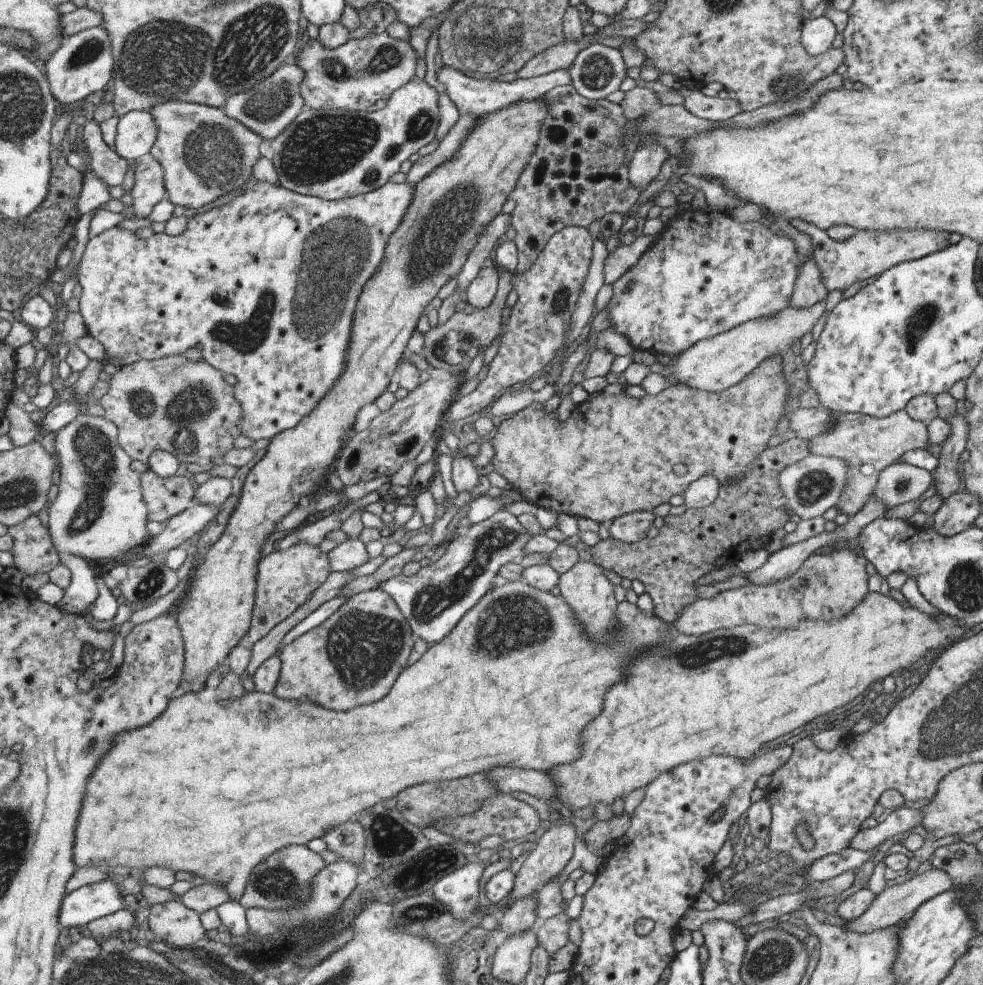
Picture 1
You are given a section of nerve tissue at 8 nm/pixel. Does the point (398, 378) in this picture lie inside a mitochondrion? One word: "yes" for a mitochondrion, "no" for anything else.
no

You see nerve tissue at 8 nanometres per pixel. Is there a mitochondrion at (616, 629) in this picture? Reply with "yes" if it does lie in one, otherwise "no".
no

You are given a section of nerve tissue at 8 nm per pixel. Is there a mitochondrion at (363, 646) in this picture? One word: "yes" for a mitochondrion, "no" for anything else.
yes

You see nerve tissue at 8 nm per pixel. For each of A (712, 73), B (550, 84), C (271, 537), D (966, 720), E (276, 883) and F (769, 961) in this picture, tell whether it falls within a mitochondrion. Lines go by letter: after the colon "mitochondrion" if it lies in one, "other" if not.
A: other
B: other
C: other
D: mitochondrion
E: mitochondrion
F: mitochondrion

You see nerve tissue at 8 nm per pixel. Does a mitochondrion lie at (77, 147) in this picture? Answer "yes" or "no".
no

